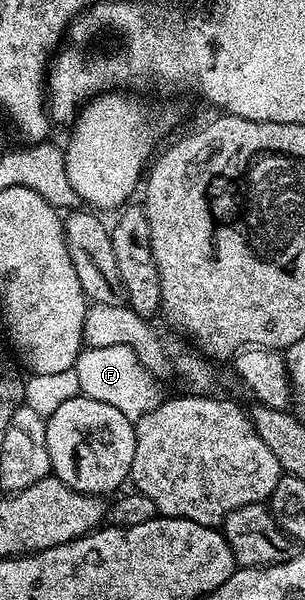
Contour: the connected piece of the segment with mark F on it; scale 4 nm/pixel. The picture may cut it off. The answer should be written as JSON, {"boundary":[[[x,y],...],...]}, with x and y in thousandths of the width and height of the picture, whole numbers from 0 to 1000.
{"boundary":[[[295,577],[252,592],[246,612],[266,657],[298,667],[338,667],[364,680],[390,680],[403,693],[439,700],[469,695],[521,668],[505,625],[479,617],[430,577]]]}

